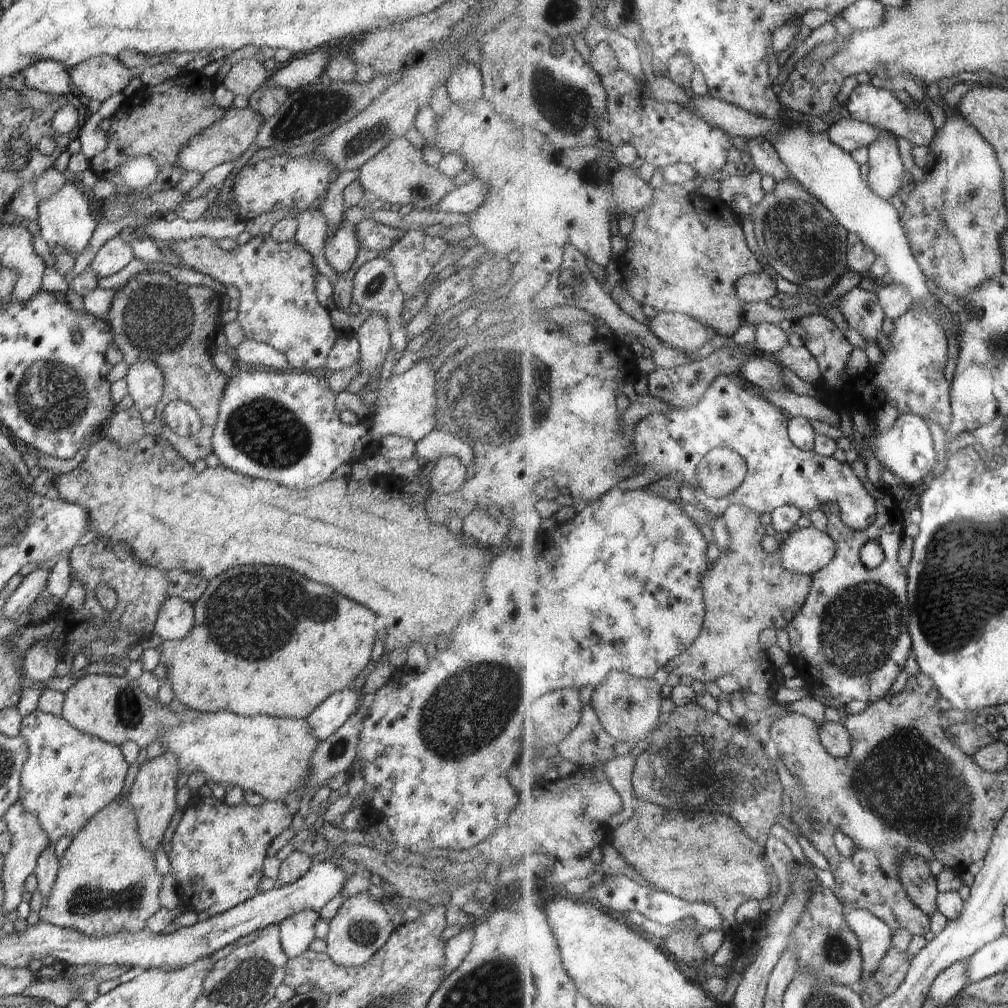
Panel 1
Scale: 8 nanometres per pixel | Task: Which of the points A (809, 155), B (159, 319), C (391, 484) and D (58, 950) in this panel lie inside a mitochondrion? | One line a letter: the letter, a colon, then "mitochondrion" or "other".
A: other
B: mitochondrion
C: other
D: other

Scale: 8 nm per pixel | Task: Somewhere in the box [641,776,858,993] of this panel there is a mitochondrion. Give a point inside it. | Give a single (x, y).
(836, 950)

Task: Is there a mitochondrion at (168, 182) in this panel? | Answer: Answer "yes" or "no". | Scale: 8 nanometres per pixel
no

